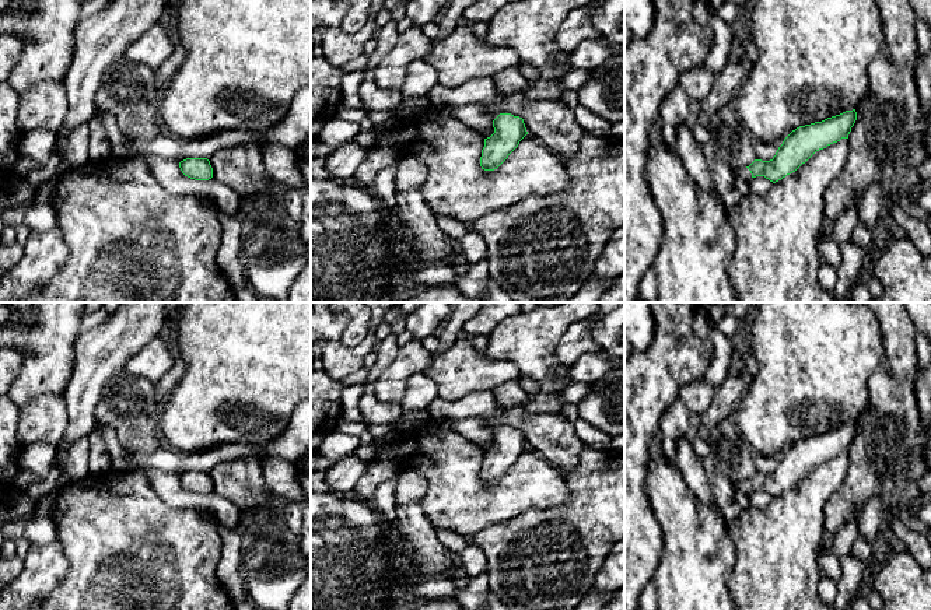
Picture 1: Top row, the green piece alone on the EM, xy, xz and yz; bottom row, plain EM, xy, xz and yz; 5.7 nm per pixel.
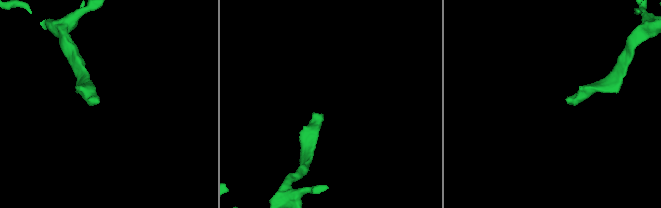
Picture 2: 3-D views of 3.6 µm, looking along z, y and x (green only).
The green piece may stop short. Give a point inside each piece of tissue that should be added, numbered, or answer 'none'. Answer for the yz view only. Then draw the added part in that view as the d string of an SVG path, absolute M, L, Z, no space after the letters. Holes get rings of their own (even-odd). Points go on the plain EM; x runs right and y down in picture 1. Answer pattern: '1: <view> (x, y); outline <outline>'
1: yz (744, 487); outline M736 481L734 484L734 491L749 495L752 492L752 487L750 487L750 484L748 481Z

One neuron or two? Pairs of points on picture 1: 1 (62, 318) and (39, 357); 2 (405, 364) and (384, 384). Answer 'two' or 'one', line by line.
1: one
2: one

